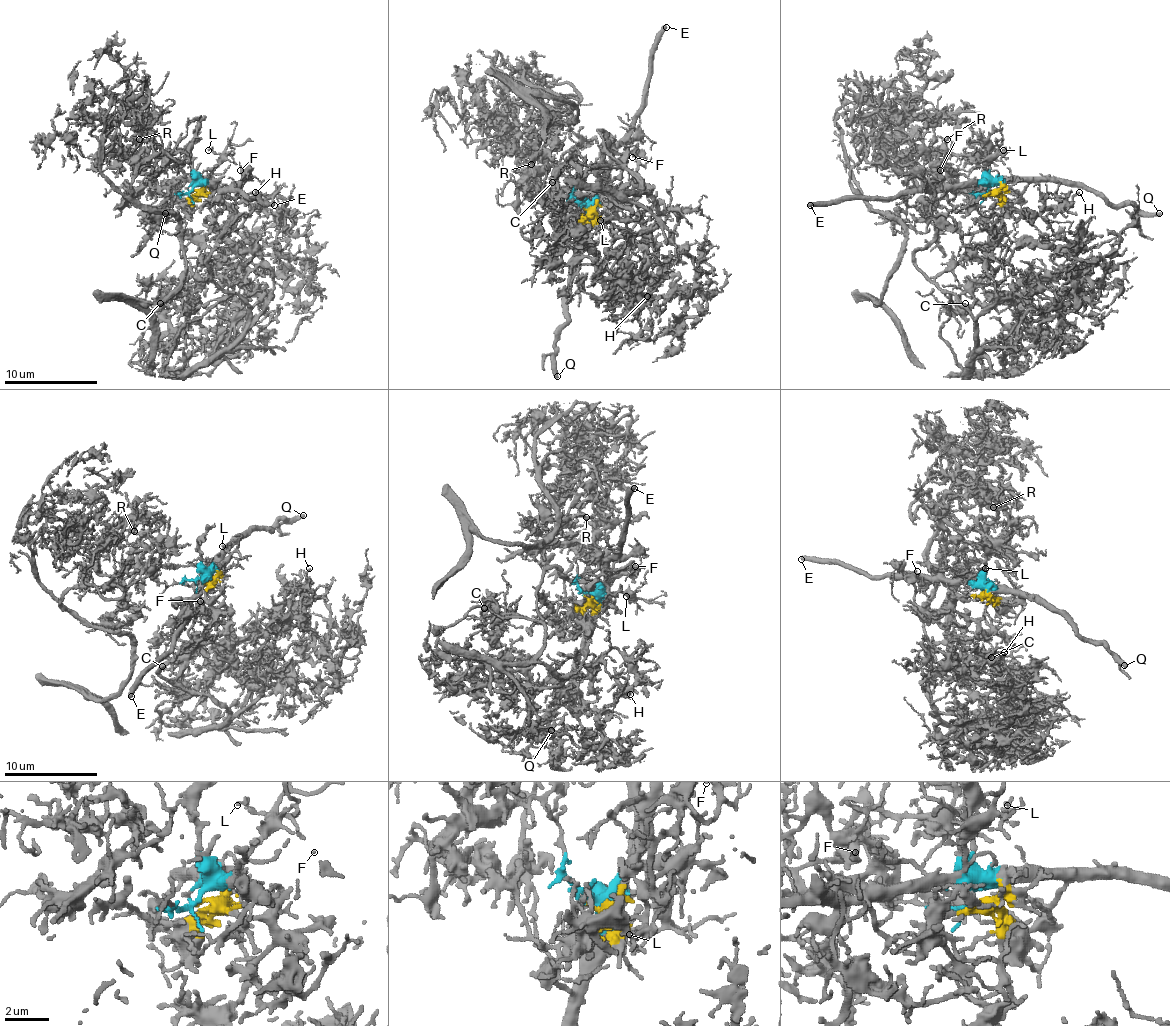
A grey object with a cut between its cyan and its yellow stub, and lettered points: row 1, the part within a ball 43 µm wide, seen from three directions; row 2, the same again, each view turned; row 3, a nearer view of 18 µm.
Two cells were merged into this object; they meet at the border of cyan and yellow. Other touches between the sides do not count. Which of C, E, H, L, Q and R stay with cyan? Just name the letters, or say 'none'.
E, L, Q

